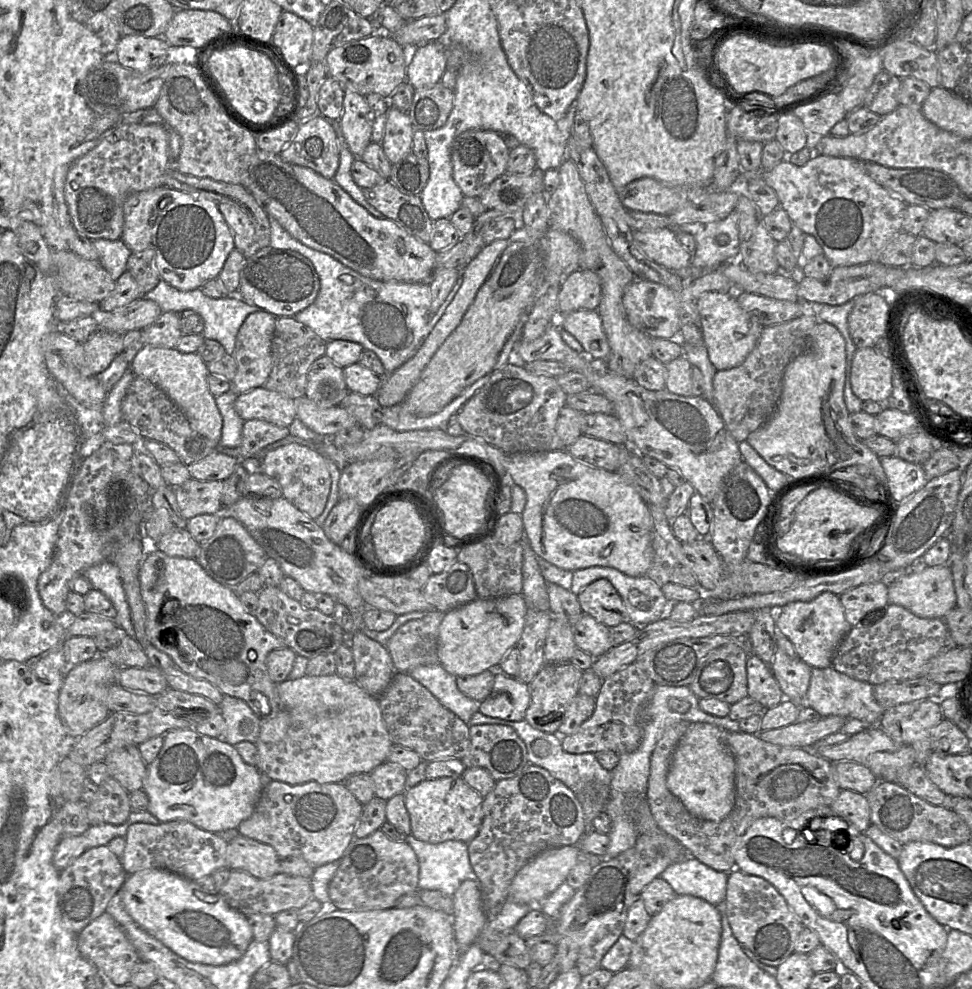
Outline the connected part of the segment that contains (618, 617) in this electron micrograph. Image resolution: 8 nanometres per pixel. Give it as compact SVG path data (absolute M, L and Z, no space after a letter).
M606 579L587 585L577 595L582 612L612 628L627 622L627 611L615 587Z

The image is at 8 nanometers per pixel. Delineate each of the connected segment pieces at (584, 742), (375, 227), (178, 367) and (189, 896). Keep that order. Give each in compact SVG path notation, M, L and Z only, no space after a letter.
M636 663L604 679L595 698L593 714L580 725L576 732L561 737L563 750L572 754L613 751L618 755L635 751L643 737L641 712L650 702L655 686L653 680Z
M257 149L250 158L243 186L269 218L278 221L295 239L332 256L365 277L378 281L429 282L433 275L437 252L428 243L410 235L390 219L374 217L333 179L325 178L310 168L284 162L279 154Z
M145 345L134 357L130 368L135 376L142 376L162 389L183 412L191 427L219 447L223 420L216 400L208 387L209 371L196 353L182 353L176 348Z
M161 869L127 876L121 889L125 910L136 924L181 958L221 966L243 956L253 940L247 917L230 907L219 892L207 892L195 881Z

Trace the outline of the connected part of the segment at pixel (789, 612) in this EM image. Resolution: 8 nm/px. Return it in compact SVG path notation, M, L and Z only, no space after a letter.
M823 592L808 602L796 601L770 609L776 609L775 624L778 632L791 641L798 658L811 668L830 667L840 642L852 628L845 618L839 596L831 592Z

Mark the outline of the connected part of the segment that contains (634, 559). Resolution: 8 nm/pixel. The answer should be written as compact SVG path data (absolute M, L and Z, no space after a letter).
M567 450L507 454L505 472L510 483L525 491L526 505L521 514L524 535L537 556L571 572L600 566L615 568L630 577L647 574L653 559L648 504L620 474L580 462Z

